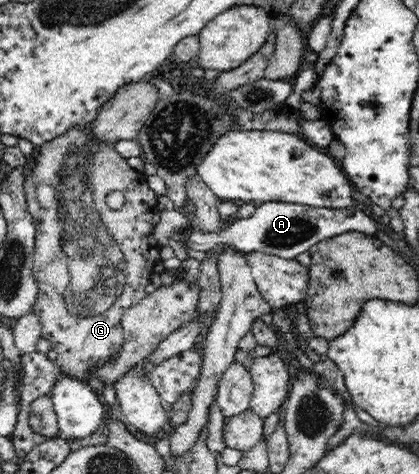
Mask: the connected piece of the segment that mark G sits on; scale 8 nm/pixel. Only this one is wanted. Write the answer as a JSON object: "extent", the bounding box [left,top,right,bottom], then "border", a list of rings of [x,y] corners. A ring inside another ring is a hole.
{"extent":[24,128,163,379],"border":[[[84,128],[84,130],[71,130],[68,134],[37,147],[33,155],[36,159],[36,167],[26,179],[24,185],[29,213],[32,214],[35,221],[36,236],[34,247],[36,255],[33,255],[33,277],[37,282],[39,292],[32,310],[34,310],[34,313],[40,318],[40,322],[42,322],[42,337],[49,339],[52,349],[58,353],[59,358],[56,364],[58,364],[60,372],[63,375],[72,374],[74,379],[80,379],[84,373],[92,371],[90,367],[96,367],[100,361],[113,359],[120,354],[124,343],[124,326],[122,326],[124,313],[132,305],[136,305],[147,296],[144,289],[151,283],[151,273],[154,272],[154,267],[163,261],[159,257],[161,245],[153,234],[154,218],[158,212],[159,196],[148,186],[144,173],[134,170],[126,164],[125,158],[120,156],[116,151],[115,144],[96,144],[96,142],[92,142],[90,136],[88,136],[87,128]],[[110,191],[124,193],[125,204],[121,209],[111,210],[106,202],[104,202],[106,195]]]}

